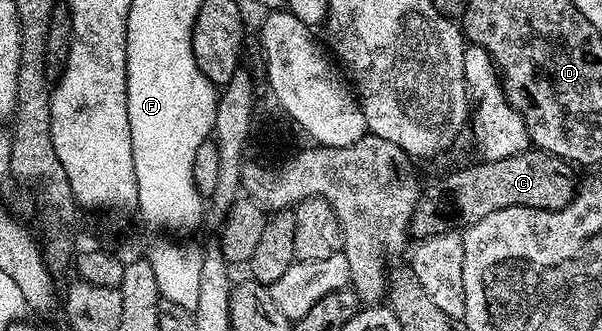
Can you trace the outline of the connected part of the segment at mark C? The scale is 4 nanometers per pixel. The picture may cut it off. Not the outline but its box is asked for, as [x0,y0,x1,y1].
[409,150,575,241]

